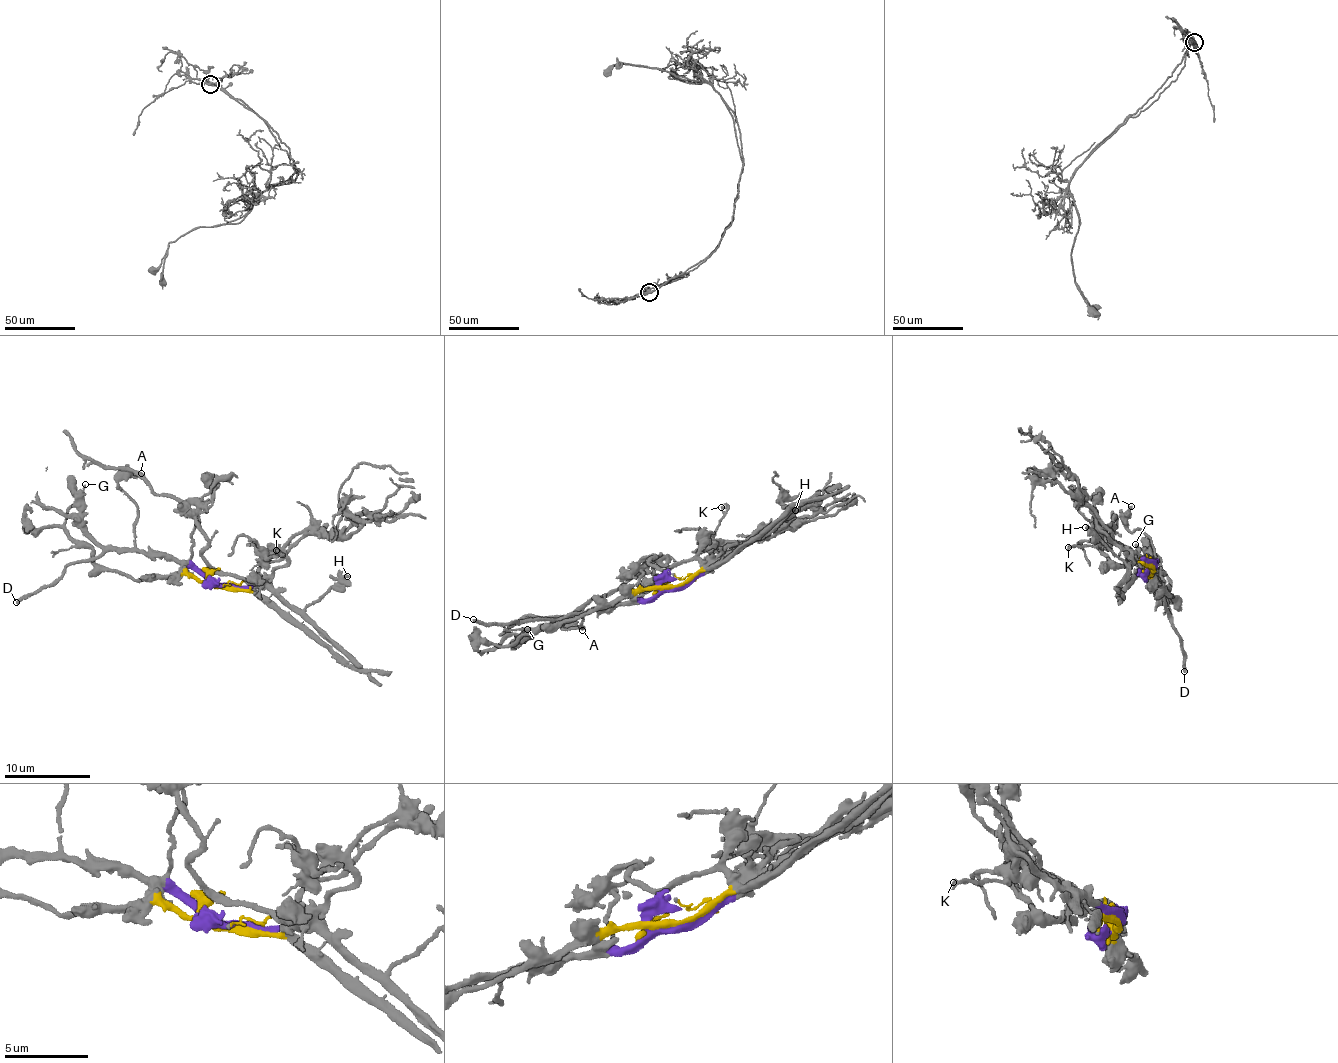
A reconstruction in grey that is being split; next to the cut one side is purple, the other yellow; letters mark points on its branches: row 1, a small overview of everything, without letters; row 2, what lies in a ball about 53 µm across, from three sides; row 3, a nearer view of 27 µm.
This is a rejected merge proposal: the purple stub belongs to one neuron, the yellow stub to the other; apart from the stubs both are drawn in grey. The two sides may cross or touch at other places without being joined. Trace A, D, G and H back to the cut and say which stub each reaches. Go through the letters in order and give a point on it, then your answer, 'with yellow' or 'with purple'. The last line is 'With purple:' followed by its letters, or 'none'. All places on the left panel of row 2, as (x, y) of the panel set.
A: place (141, 473); with purple
D: place (16, 602); with purple
G: place (85, 484); with purple
H: place (347, 576); with purple
With purple: A, D, G, H

